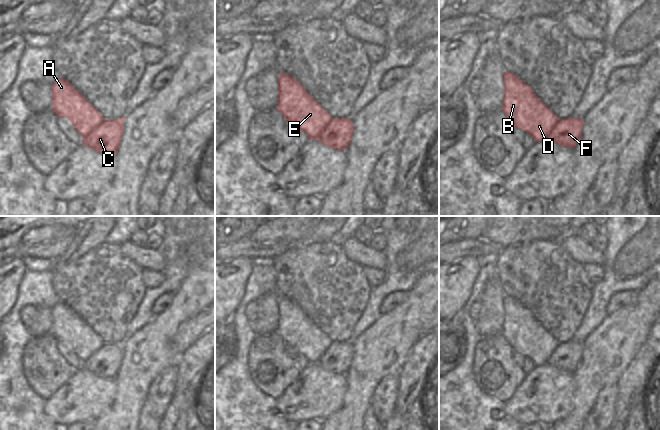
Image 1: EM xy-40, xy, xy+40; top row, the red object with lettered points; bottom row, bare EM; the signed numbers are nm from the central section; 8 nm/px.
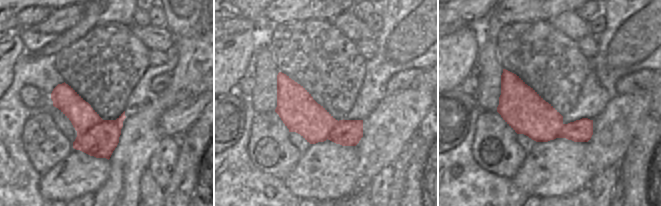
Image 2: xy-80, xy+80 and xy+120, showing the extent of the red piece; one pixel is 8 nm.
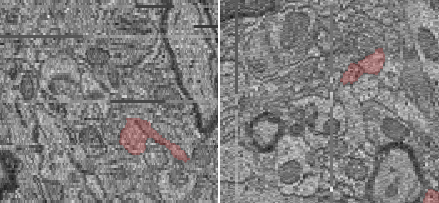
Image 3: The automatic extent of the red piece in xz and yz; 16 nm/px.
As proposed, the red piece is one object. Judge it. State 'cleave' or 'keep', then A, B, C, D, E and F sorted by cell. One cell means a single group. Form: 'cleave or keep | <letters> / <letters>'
cleave | A B D E / C F

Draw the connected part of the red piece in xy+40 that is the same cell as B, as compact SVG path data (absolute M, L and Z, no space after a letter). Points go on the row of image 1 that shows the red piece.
M504 71L502 111L514 127L527 132L534 142L546 140L556 123L556 114L518 76Z

